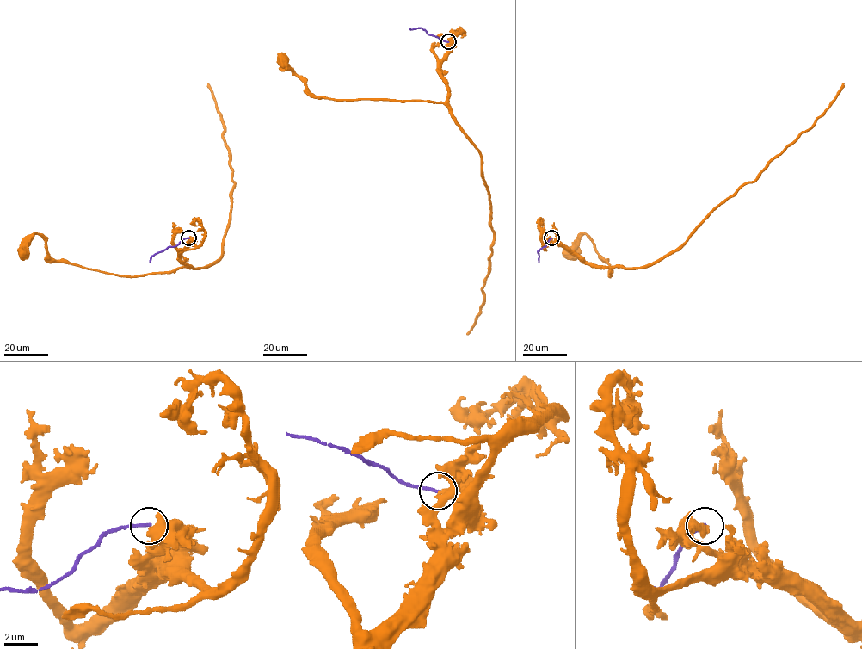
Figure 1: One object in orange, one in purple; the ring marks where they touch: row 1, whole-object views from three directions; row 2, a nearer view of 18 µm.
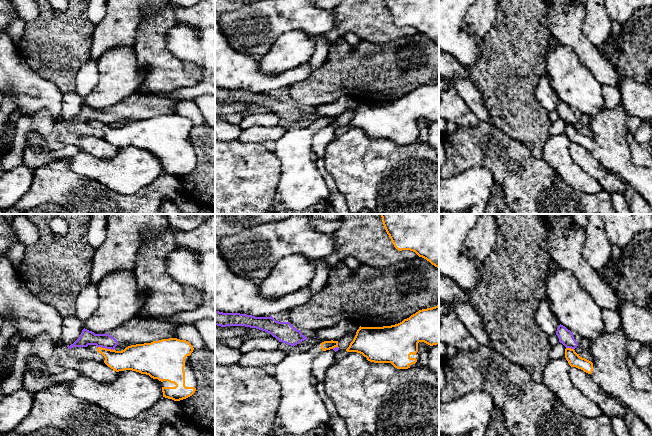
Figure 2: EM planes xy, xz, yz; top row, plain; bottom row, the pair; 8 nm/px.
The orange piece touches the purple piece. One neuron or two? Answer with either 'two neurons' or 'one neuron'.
two neurons

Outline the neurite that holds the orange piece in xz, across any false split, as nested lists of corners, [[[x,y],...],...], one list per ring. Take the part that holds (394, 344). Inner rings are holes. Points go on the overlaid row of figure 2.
[[[439,304],[432,308],[422,309],[404,319],[402,322],[383,327],[359,327],[347,352],[357,352],[374,363],[391,363],[397,369],[414,367],[420,360],[418,343],[430,346],[439,344]]]

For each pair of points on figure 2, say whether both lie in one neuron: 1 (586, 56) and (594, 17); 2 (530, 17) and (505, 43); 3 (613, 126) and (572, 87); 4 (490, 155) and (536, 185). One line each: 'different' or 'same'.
1: different
2: same
3: different
4: same

